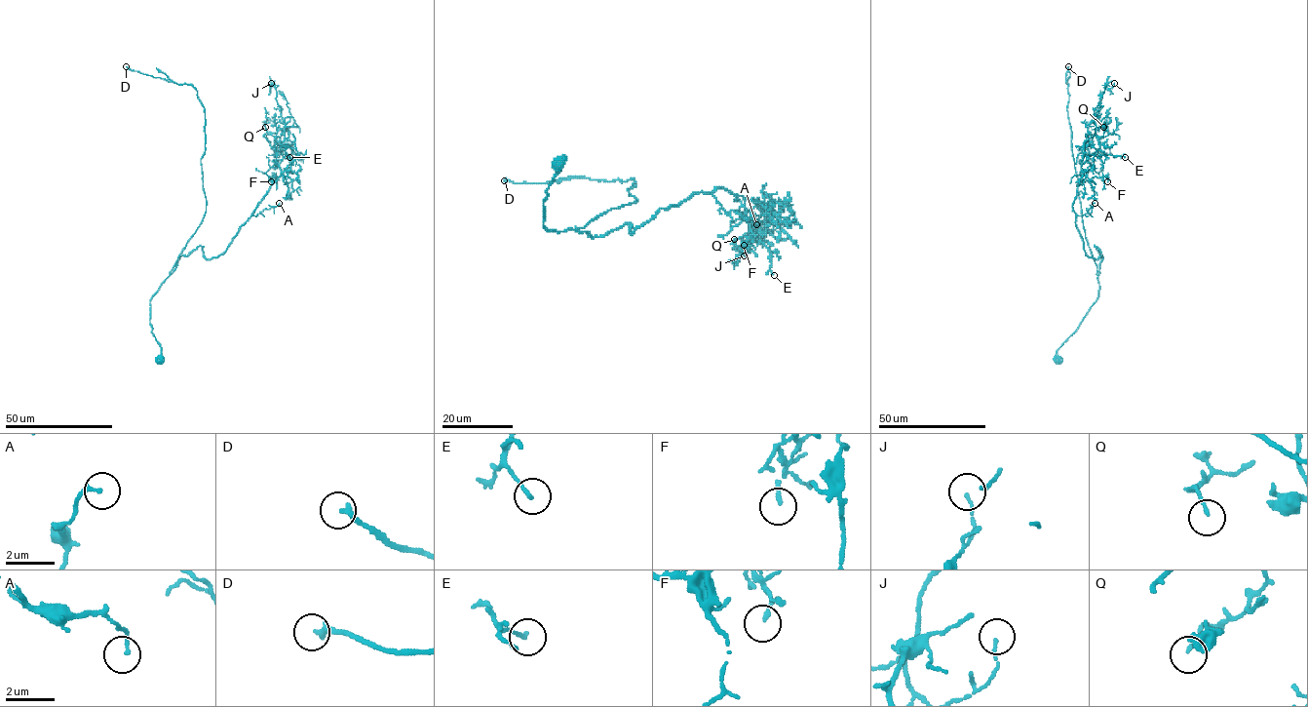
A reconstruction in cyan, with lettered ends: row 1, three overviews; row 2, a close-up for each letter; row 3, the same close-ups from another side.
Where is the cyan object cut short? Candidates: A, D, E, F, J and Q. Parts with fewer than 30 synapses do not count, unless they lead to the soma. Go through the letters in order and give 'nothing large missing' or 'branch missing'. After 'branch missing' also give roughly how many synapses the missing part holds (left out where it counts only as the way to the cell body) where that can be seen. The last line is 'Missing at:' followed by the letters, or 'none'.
A: nothing large missing
D: branch missing; about 35 synapses
E: nothing large missing
F: nothing large missing
J: nothing large missing
Q: nothing large missing
Missing at: D

